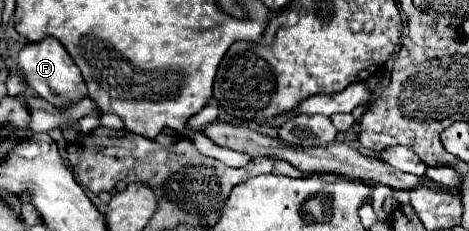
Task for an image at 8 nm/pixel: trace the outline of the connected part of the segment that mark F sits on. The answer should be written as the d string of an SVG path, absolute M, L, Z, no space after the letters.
M46 36L40 42L28 42L16 58L16 64L26 80L26 84L40 94L42 98L46 98L50 104L54 104L56 108L64 108L70 102L78 102L80 98L86 96L86 84L84 78L78 70L78 66L74 64L74 60L68 56L68 52L64 50L64 46L54 38L54 36Z

